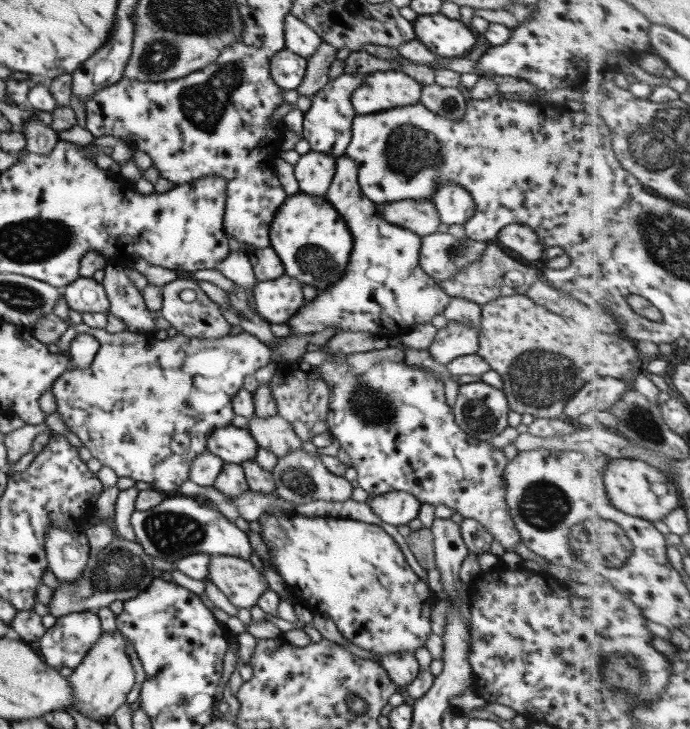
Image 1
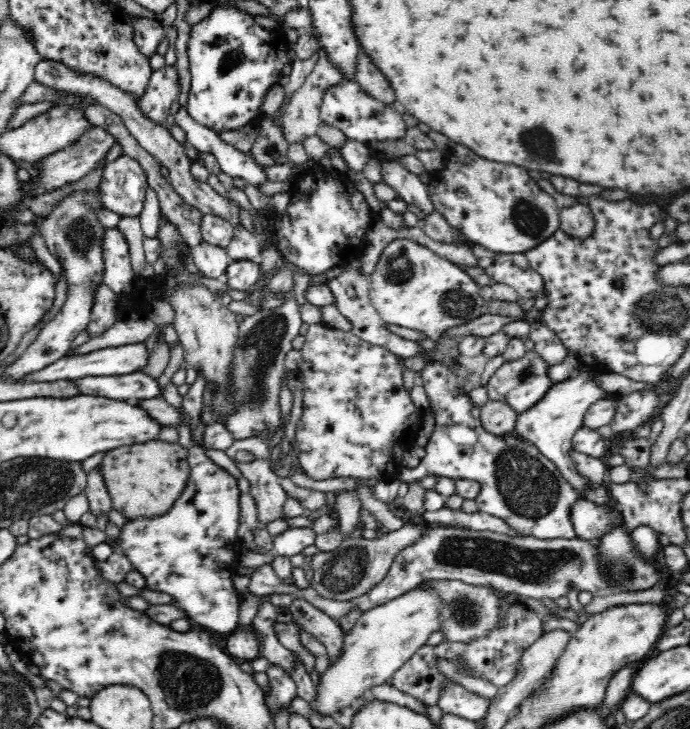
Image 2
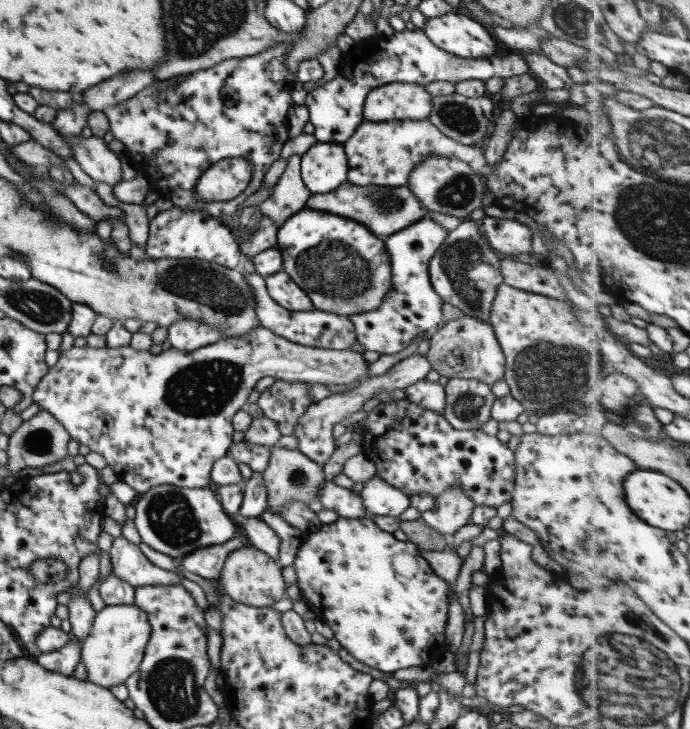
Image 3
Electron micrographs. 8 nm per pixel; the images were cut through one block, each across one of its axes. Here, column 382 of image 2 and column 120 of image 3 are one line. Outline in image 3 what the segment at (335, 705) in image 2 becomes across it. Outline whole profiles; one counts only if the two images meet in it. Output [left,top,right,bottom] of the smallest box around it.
[81,603,152,689]

